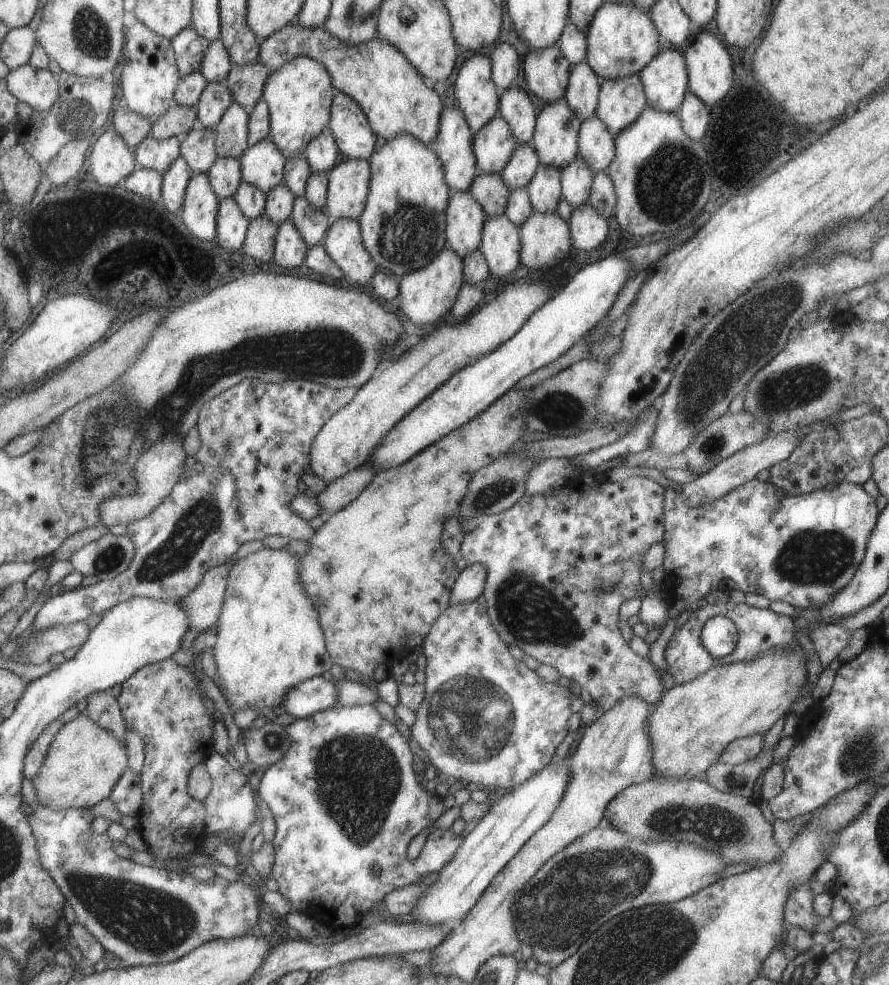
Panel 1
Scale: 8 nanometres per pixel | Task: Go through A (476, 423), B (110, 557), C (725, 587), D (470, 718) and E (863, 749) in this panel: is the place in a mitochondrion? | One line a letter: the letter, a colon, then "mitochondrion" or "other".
A: other
B: mitochondrion
C: other
D: mitochondrion
E: mitochondrion

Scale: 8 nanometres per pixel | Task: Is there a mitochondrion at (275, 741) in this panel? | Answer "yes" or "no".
yes

